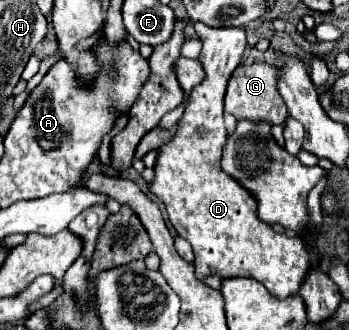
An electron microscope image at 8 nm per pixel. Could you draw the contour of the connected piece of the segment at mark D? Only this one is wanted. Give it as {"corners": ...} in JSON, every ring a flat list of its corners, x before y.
{"corners":[[198,22,194,28,204,44,198,60,206,70,206,78,188,94,184,114,170,144,158,148,154,180,148,184,150,192,164,202,178,236,192,244,198,280,212,274,222,278,246,276,262,282,276,298,292,296,300,290,306,272,316,262,316,254,296,234,280,234,264,224,256,216,256,200,250,192,220,168,222,146,226,142,222,120,224,94,228,78,242,60,246,34,242,28,208,28]]}

